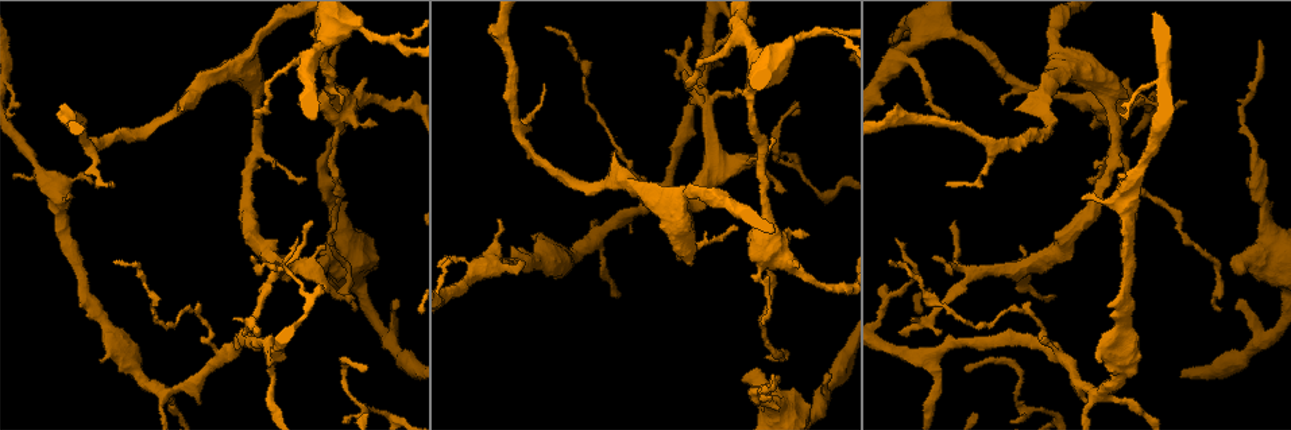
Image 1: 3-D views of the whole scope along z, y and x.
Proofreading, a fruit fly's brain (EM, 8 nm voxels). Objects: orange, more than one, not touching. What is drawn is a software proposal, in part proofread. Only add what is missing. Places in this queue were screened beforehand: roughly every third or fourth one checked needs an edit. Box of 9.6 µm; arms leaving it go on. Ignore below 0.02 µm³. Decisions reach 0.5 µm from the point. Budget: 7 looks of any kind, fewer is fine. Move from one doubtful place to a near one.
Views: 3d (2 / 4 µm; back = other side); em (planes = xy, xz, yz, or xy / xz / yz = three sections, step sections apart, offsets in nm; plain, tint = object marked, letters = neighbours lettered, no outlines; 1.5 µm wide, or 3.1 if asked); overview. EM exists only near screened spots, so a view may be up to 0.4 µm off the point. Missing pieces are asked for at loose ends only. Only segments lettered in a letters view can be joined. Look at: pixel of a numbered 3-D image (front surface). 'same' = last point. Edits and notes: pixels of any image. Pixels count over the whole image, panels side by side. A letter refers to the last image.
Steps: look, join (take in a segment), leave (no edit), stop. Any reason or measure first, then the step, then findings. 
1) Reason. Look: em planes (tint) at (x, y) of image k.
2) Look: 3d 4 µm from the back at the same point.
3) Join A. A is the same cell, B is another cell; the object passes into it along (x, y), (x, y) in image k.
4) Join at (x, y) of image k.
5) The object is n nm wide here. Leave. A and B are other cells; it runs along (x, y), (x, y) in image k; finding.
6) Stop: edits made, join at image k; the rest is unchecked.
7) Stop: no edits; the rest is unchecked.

Thin end. Look: 3d 2 µm at (763, 324) of image 1.

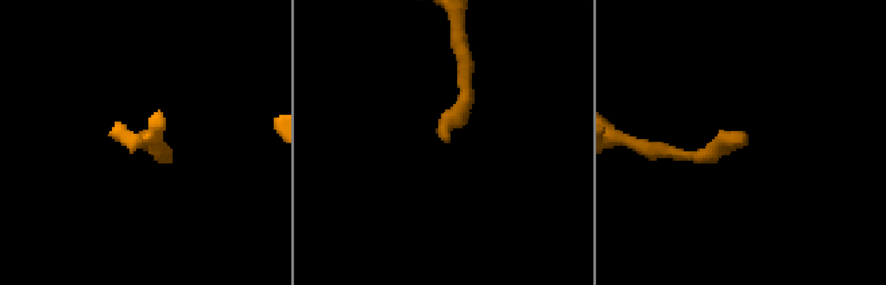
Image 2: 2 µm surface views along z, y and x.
Shape alone is not enough. Look: em planes (letters) at (446, 142) of image 2.

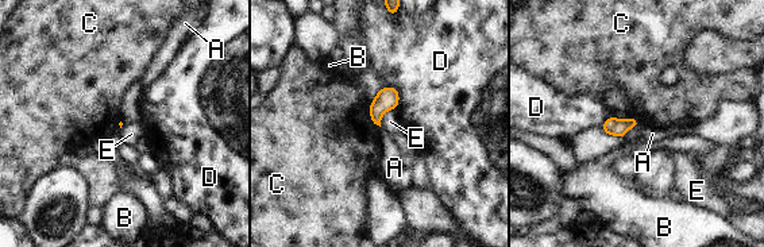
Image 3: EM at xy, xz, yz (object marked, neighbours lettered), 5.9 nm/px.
Leave. A, B, C, D and E are other cells; a border runs along (369, 107), (369, 118), (379, 127) in image 3; no lettered segment goes on from it.

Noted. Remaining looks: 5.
Long arm stops here. Look: 3d 2 µm at (355, 309) of image 1.

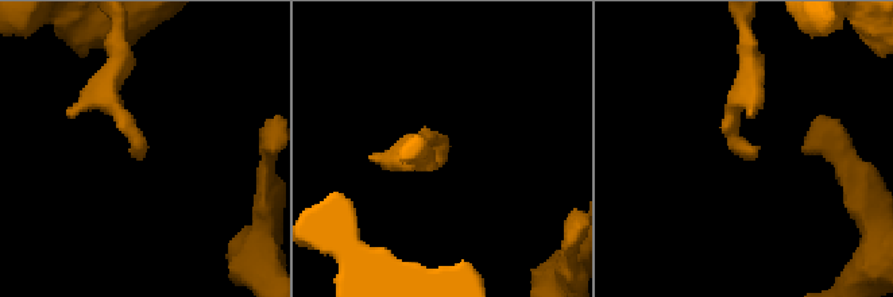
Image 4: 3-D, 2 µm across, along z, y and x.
Now the EM. Look: em xz step 4 (tint) at (136, 159) of image 4.

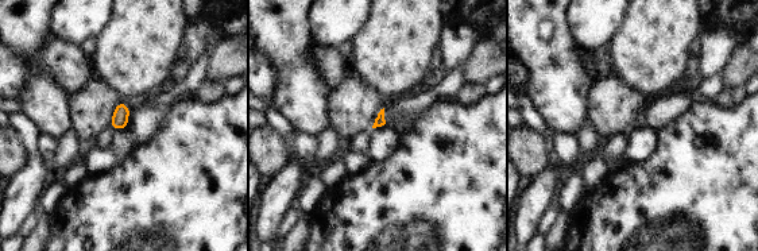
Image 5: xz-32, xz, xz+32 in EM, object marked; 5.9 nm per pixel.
Look: em planes (letters) at the same point.

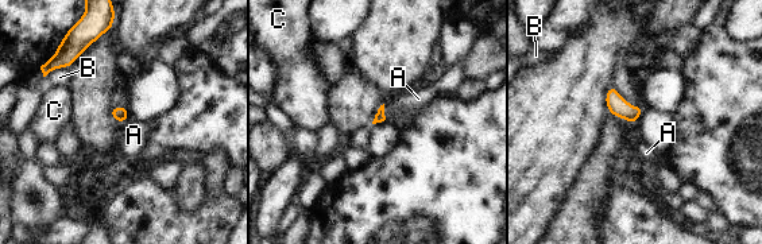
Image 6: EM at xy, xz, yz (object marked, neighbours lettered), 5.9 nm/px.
Leave. A, B and C are other cells; a border runs along (383, 105), (386, 119) in image 6; none of them fits.

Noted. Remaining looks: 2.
Branch stops here. Look: em planes (letters) at (629, 233) of image 1.

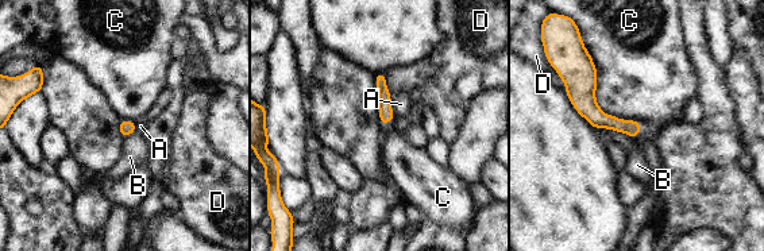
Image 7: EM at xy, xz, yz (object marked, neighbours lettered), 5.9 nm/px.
The longest contact is with C, 600 nm. Leave. A, B, C and D are other cells; none of them fits.

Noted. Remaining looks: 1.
Stop: no edits; the rest is unchecked.

